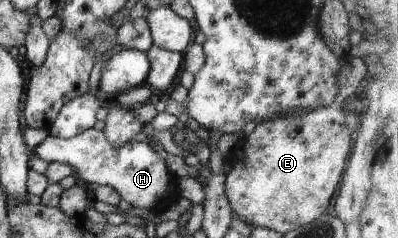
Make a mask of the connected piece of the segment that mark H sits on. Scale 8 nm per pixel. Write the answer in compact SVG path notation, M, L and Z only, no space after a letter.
M92 127L69 139L49 135L34 149L34 154L47 163L73 166L77 176L87 184L113 188L121 196L124 205L131 208L161 212L181 198L177 186L178 177L168 170L166 160L147 143L137 142L136 137L124 146L114 148L102 131Z

